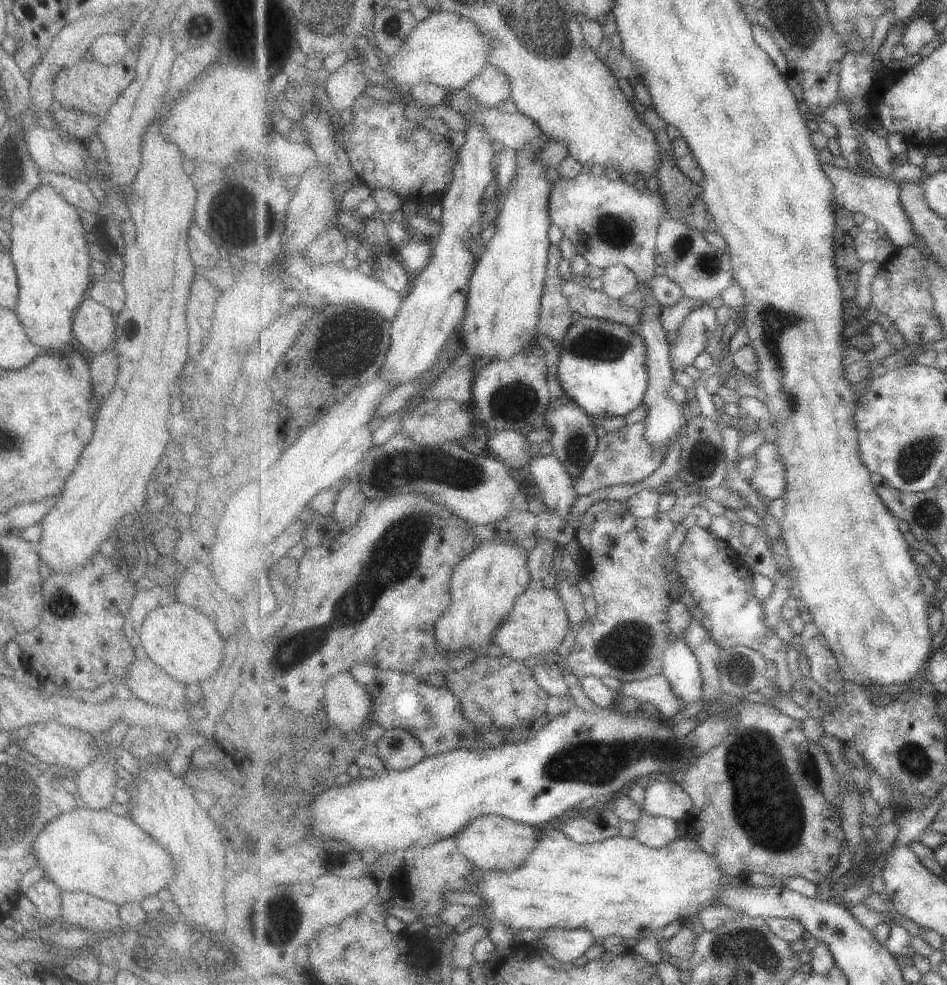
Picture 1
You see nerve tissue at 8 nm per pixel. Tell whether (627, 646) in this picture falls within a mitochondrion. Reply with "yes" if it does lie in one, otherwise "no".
yes

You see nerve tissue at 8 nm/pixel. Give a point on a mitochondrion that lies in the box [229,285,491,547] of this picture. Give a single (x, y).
(444, 470)

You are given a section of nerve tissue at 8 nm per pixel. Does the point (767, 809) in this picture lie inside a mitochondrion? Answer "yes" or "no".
yes

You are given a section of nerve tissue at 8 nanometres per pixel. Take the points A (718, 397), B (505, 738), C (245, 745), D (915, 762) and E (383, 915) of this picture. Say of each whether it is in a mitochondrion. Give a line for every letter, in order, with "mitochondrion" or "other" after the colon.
A: other
B: other
C: other
D: mitochondrion
E: other

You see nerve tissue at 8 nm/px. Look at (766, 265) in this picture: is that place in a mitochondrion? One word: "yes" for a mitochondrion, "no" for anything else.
no

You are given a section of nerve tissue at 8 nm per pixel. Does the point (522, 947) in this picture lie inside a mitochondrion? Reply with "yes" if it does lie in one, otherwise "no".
no

